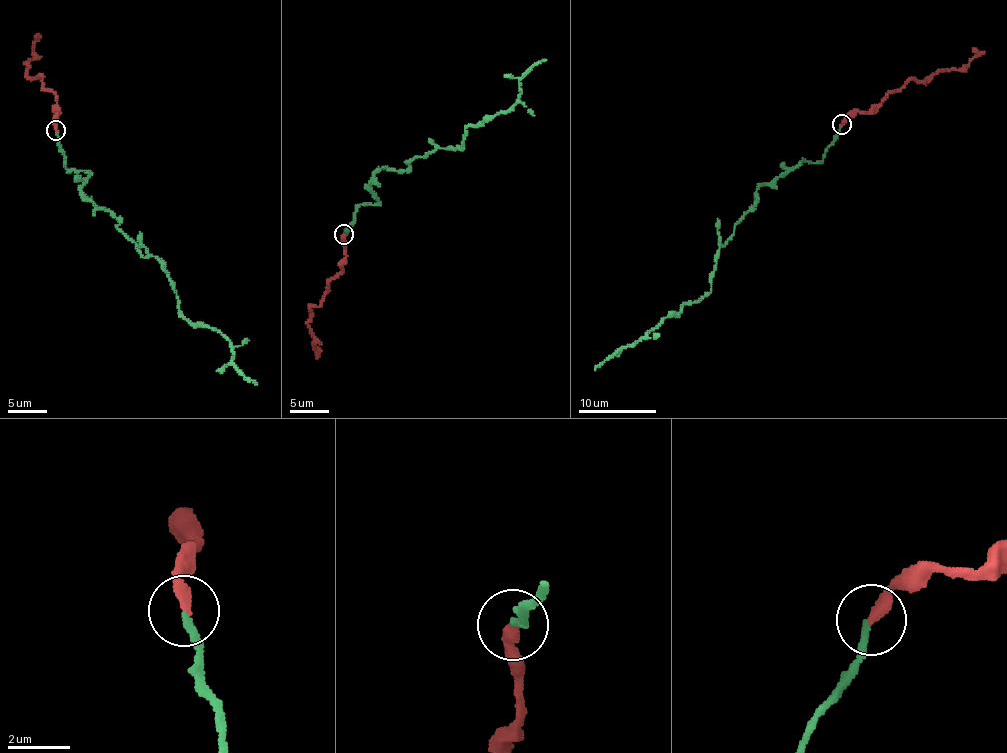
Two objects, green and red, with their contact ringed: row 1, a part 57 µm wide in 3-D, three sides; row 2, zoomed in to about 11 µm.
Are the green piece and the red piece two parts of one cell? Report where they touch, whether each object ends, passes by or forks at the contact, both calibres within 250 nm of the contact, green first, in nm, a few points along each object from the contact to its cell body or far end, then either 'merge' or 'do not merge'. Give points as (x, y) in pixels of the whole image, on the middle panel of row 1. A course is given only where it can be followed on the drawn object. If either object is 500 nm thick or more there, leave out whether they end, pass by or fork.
place (344, 234); green ends; red ends; calibres 240 and 360 nm; course green (344, 235), (361, 205), (378, 202), (374, 174), (461, 150), (465, 129), (506, 111), (519, 79), (546, 60); course red (344, 235), (343, 269), (329, 282), (318, 306), (310, 308), (311, 320), (307, 323), (315, 351), (318, 346); do not merge

